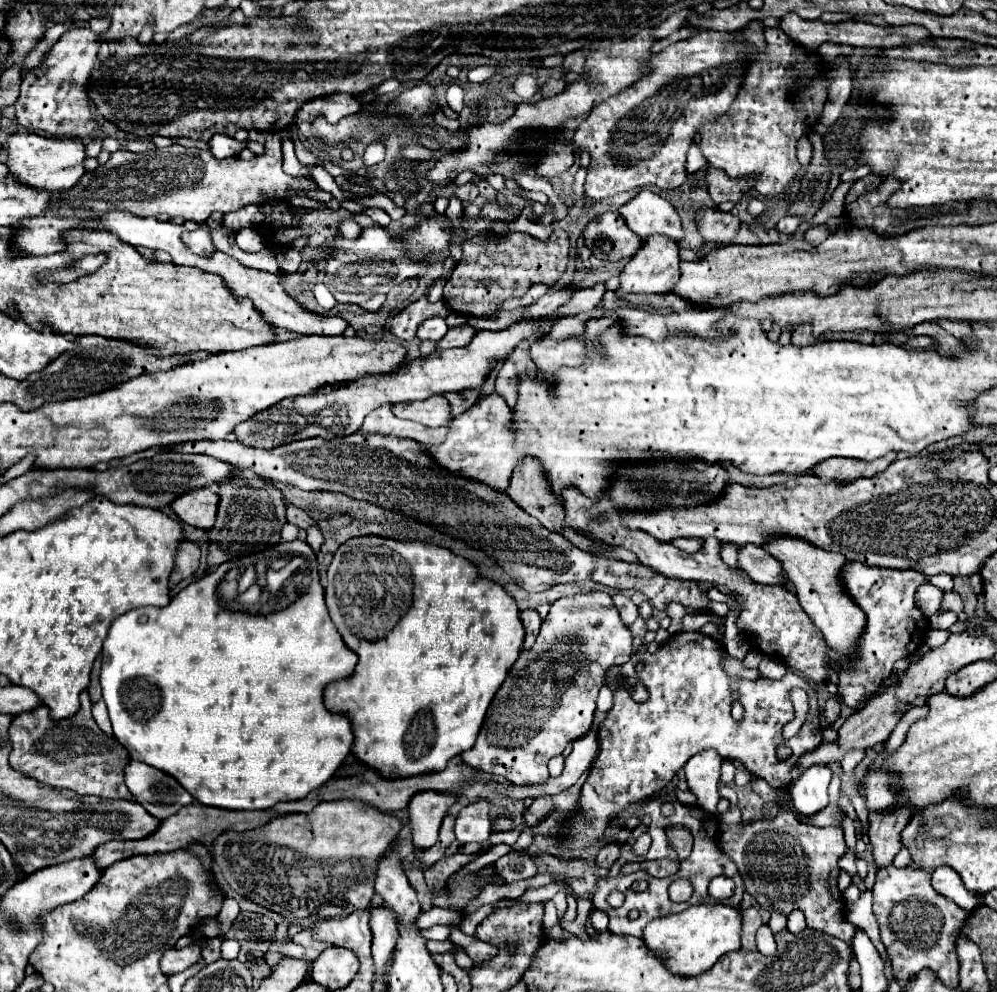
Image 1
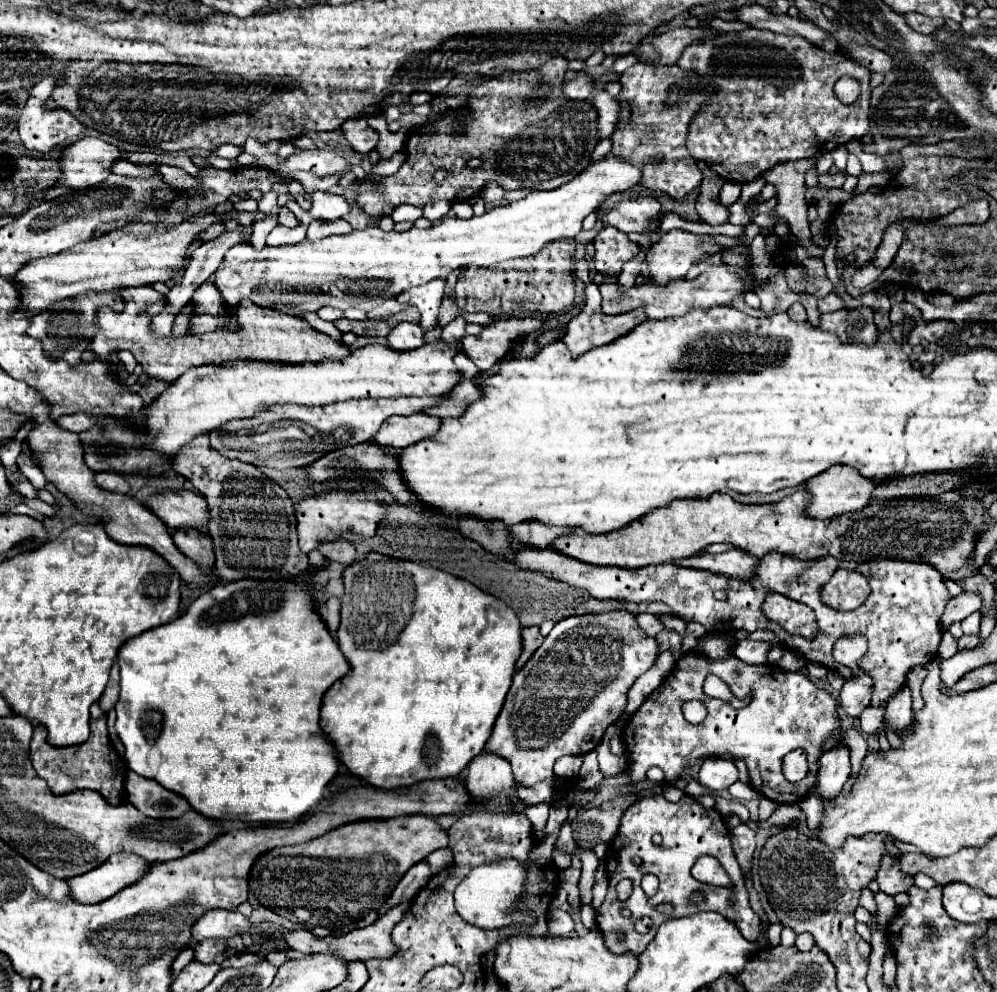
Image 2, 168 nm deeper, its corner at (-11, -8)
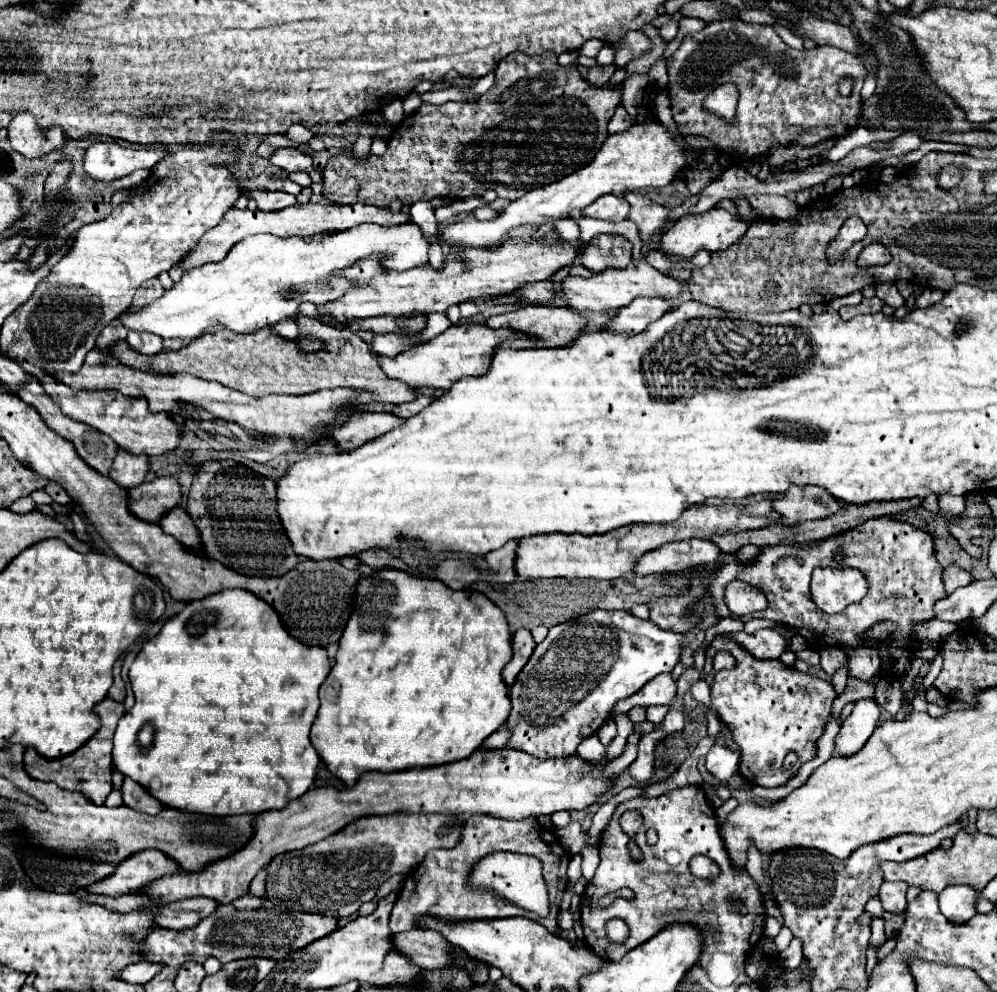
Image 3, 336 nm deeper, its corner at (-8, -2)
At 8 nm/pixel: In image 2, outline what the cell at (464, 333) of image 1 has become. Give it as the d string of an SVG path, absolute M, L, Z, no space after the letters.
M504 317L484 327L482 335L464 337L462 339L464 353L476 363L480 371L488 371L512 351L514 343L518 343L520 339L528 339L532 333L542 329L544 321L536 317L528 319Z

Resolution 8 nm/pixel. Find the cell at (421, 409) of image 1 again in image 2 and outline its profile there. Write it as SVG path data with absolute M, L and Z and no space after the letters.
M414 413L408 417L396 415L386 419L386 423L382 423L382 427L374 433L372 443L388 449L402 449L434 435L438 427L440 427L440 419L424 413Z

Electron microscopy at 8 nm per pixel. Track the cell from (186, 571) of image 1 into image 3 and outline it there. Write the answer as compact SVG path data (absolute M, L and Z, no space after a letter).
M175 507L171 513L167 513L167 517L163 517L163 521L159 525L167 535L175 537L185 547L189 547L189 549L203 547L201 531L193 523L193 519L187 515L187 511L183 511L183 507Z

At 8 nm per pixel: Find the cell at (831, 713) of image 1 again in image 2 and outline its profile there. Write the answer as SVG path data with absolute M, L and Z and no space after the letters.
M858 667L854 669L854 679L848 679L840 689L840 701L842 709L852 717L858 717L870 705L870 677L862 675Z

